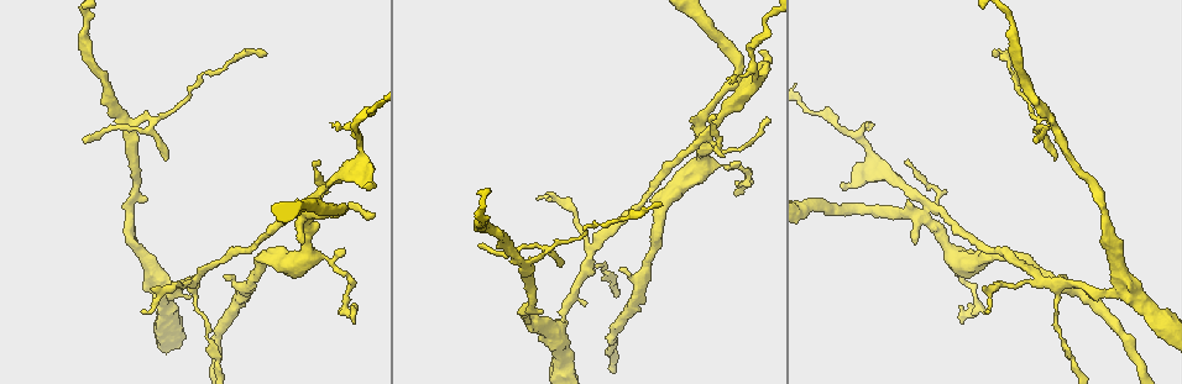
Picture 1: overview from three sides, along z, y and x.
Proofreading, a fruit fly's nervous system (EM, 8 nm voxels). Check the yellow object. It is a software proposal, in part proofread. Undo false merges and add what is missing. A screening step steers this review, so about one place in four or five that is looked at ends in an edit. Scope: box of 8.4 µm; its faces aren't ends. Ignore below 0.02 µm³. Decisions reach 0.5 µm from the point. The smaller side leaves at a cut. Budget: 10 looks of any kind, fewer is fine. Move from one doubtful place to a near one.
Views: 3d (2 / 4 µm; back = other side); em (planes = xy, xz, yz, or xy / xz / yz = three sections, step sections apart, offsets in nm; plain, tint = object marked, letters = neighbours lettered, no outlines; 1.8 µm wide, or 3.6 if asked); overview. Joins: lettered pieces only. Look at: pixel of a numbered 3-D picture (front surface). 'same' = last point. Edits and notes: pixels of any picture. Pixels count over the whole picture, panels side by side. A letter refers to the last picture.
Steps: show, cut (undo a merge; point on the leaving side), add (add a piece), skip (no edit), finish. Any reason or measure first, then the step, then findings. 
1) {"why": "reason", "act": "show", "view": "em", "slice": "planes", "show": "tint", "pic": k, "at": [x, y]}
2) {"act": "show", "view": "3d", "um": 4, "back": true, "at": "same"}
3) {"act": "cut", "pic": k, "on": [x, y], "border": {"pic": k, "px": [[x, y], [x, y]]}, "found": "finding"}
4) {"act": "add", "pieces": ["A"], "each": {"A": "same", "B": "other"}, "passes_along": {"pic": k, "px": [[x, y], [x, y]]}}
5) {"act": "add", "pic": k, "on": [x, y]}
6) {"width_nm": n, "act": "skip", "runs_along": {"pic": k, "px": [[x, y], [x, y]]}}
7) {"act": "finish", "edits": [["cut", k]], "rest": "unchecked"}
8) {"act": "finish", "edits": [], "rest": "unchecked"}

{"why": "three-way junction", "act": "show", "view": "3d", "um": 4, "pic": 1, "at": [925, 216]}

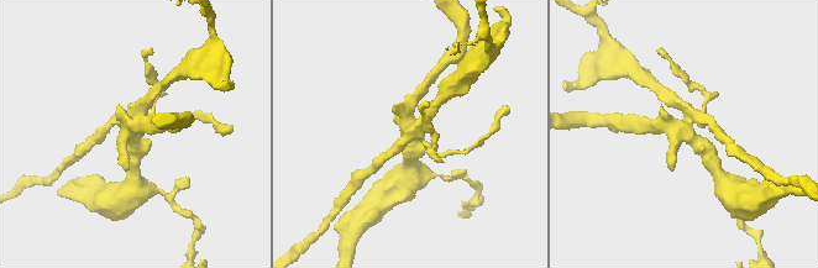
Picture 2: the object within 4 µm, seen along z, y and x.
{"why": "now the EM", "act": "show", "view": "em", "slice": "xy", "step": 4, "show": "letters", "pic": 2, "at": [407, 136]}

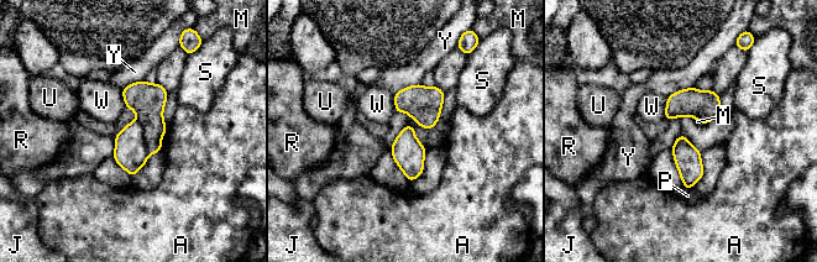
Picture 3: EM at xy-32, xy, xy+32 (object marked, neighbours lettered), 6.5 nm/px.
{"act": "cut", "pic": 3, "on": [130, 152], "each": {"A": "other", "J": "other", "M": "other", "P": "other", "R": "other", "S": "other", "U": "other", "W": "other", "Y": "other"}, "border": {"pic": 3, "px": [[136, 120], [143, 131], [148, 155]]}, "found": "a second neuron is stuck on"}

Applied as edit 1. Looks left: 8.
{"act": "show", "view": "3d", "um": 2, "pic": 1, "at": [193, 285]}

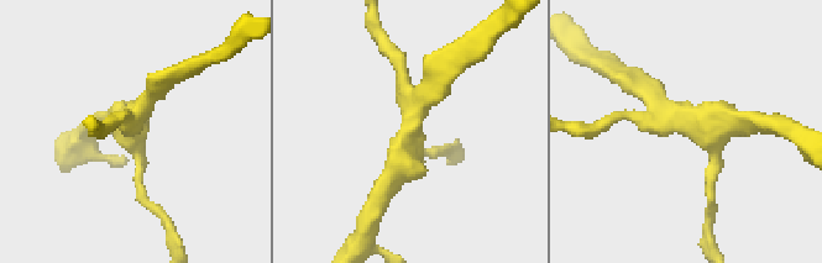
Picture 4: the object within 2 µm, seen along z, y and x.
{"why": "now the EM", "act": "show", "view": "em", "slice": "planes", "show": "letters", "pic": 4, "at": [128, 127]}

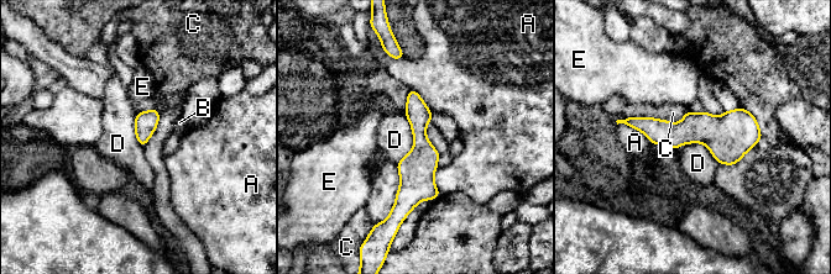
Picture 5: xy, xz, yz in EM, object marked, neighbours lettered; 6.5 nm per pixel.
{"act": "skip", "each": {"A": "other", "B": "other", "C": "other", "D": "other", "E": "other"}, "found": "all the same neuron"}

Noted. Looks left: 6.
{"why": "branch stops here", "act": "show", "view": "3d", "um": 2, "pic": 1, "at": [660, 202]}

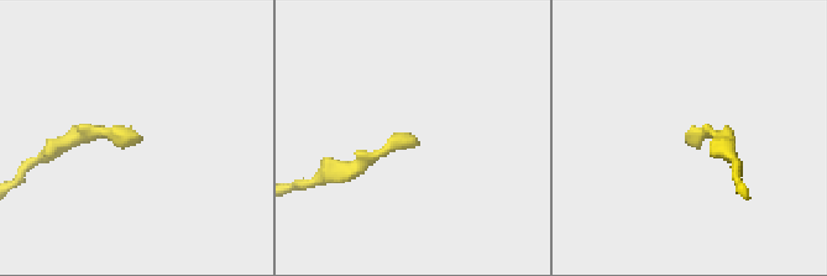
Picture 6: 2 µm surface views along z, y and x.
{"why": "need the tissue", "act": "show", "view": "em", "slice": "planes", "show": "letters", "pic": 6, "at": [695, 136]}

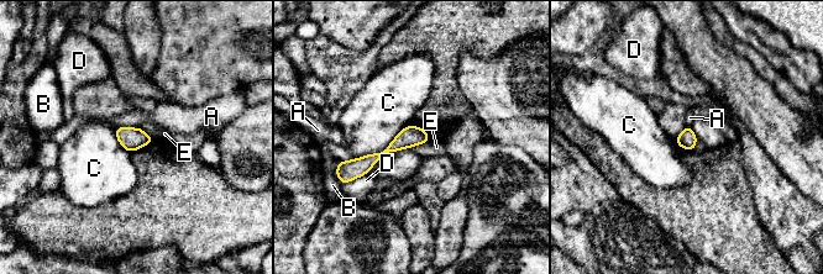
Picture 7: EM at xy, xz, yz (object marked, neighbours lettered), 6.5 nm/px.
{"act": "skip", "each": {"A": "other", "B": "other", "C": "other", "D": "other", "E": "other"}, "border": {"pic": 7, "px": [[429, 140], [413, 147]]}, "found": "no lettered piece goes on from it"}

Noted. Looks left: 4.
{"act": "finish", "edits": [["cut", 3]], "rest": "unchecked"}

